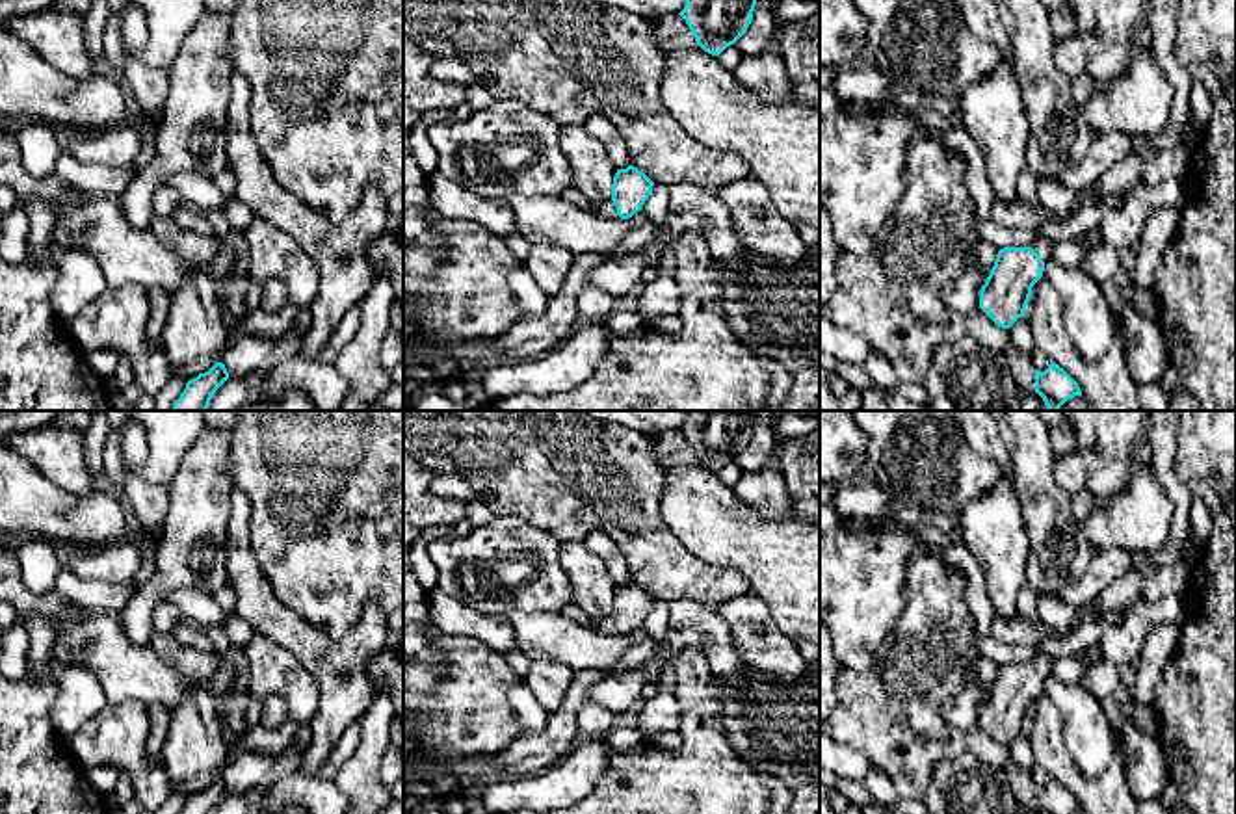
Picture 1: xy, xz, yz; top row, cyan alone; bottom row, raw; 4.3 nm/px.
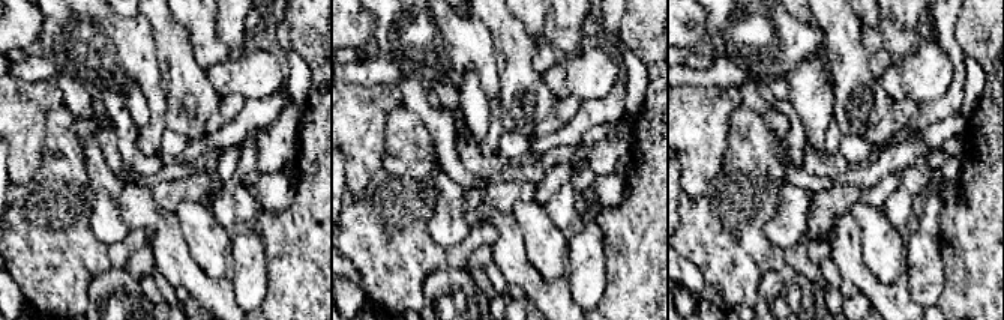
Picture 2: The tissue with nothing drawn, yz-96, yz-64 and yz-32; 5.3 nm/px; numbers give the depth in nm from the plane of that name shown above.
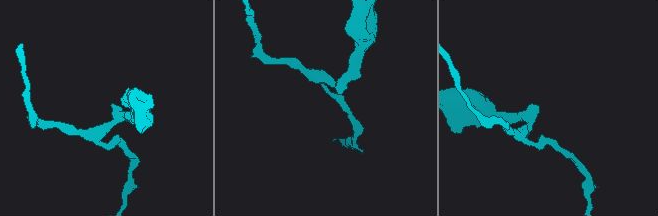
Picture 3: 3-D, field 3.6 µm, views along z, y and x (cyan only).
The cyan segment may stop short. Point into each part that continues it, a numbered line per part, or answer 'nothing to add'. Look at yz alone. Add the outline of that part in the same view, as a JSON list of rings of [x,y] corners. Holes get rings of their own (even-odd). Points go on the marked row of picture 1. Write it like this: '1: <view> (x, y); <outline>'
1: yz (1041, 246); [[[1039,234],[1030,247],[1043,258],[1043,262],[1046,262],[1050,260],[1052,243],[1054,242],[1050,238]]]

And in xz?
1: xz (606, 209); [[[608,199],[608,201],[600,203],[600,204],[589,204],[589,210],[598,214],[598,216],[610,217],[610,219],[621,219],[617,216],[617,208],[615,208],[611,199]]]

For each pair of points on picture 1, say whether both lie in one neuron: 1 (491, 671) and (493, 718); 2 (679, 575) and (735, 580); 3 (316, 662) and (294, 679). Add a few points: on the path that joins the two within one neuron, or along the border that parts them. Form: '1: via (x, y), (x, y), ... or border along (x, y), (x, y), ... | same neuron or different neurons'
1: via (491, 682), (491, 707) | same neuron
2: via (692, 578), (722, 580) | same neuron
3: border along (274, 642), (313, 677), (318, 694), (316, 712) | different neurons

